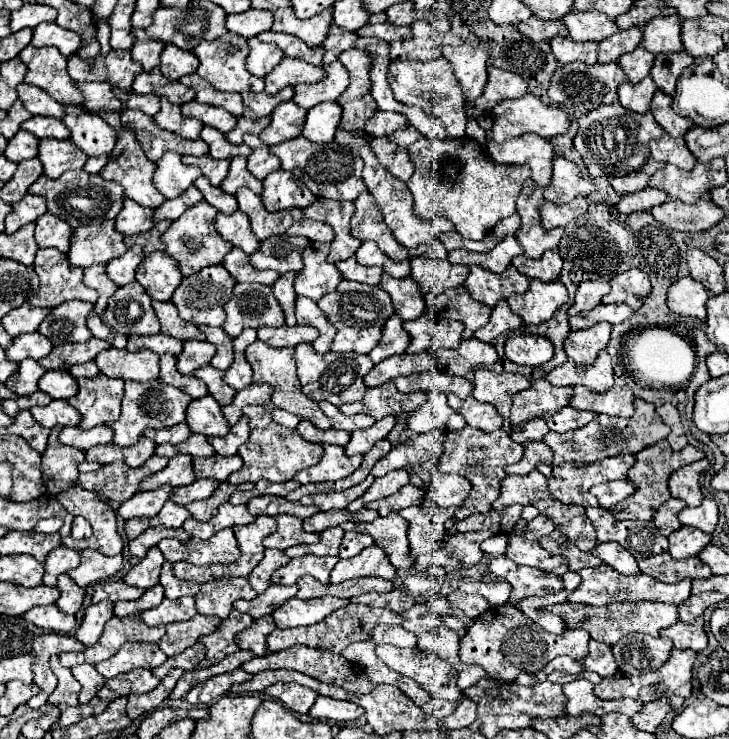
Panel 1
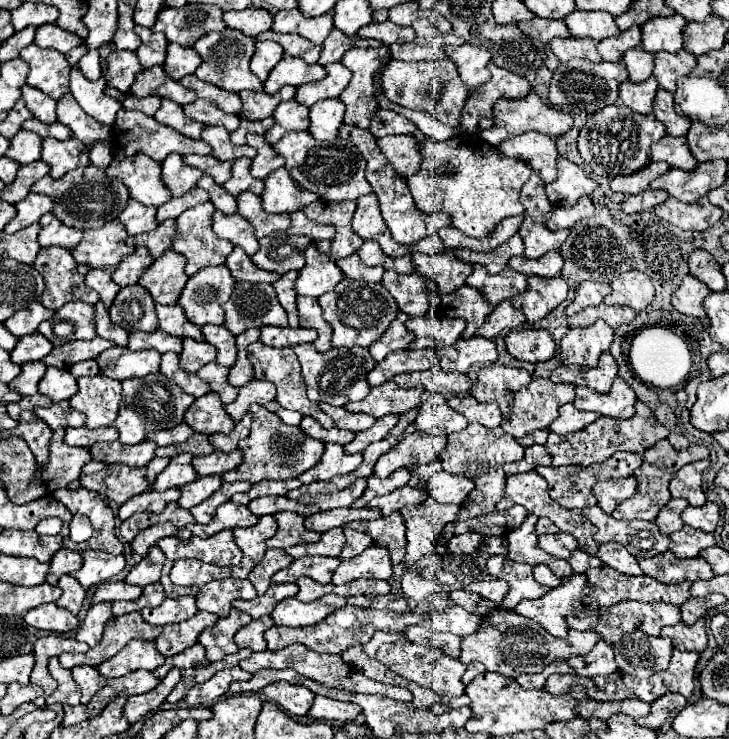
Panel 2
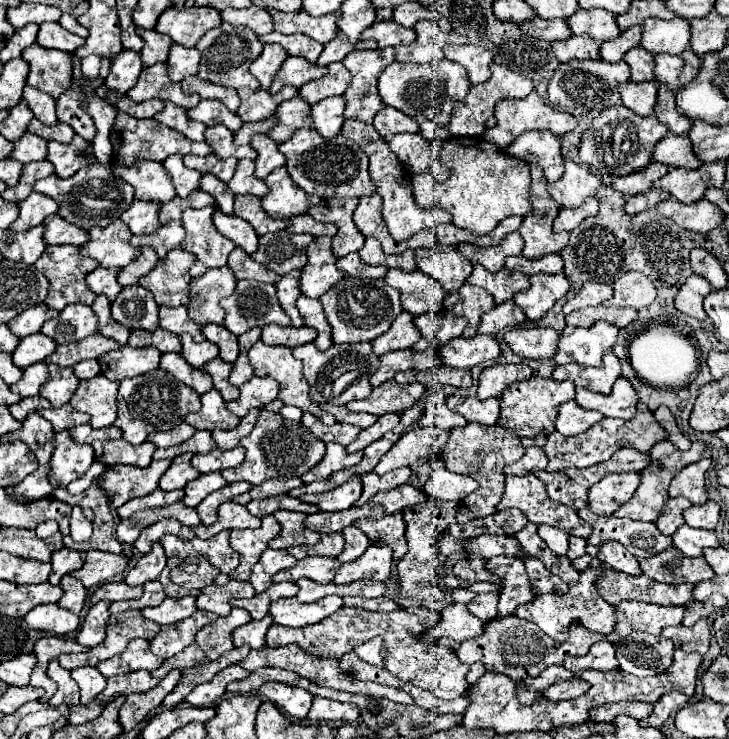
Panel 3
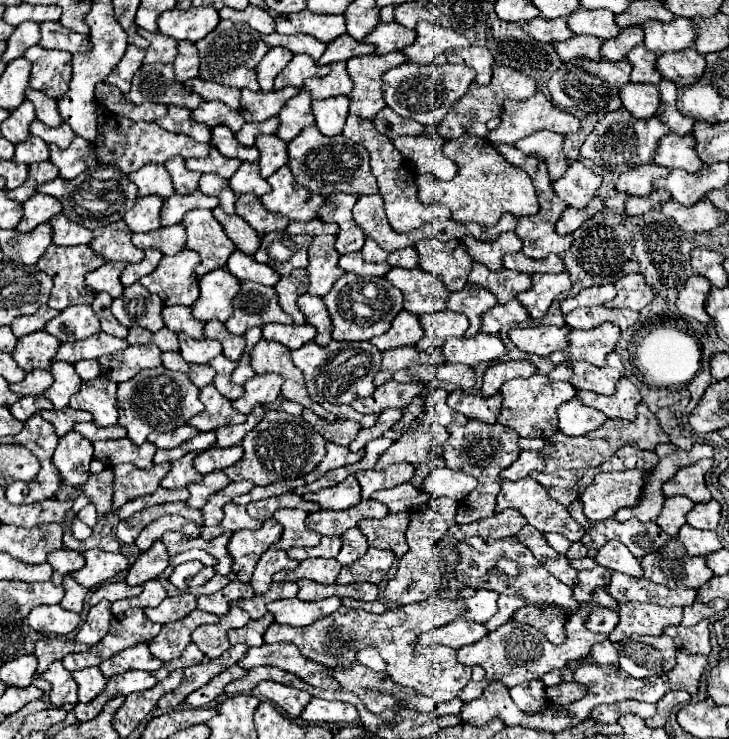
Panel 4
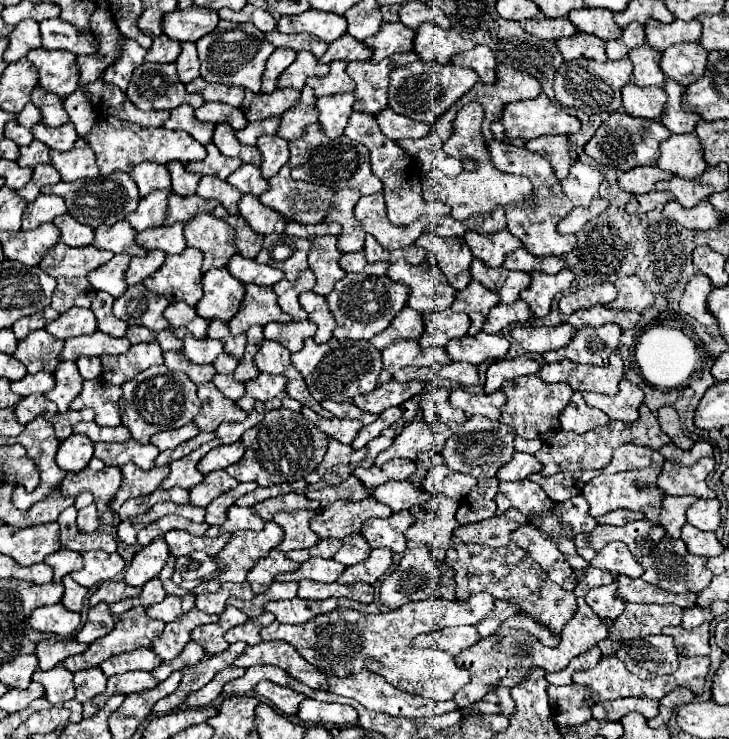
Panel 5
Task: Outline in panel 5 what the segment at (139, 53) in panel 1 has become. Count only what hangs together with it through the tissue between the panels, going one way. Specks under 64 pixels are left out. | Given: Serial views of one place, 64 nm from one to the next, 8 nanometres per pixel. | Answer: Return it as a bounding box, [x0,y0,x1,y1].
[146,34,180,62]

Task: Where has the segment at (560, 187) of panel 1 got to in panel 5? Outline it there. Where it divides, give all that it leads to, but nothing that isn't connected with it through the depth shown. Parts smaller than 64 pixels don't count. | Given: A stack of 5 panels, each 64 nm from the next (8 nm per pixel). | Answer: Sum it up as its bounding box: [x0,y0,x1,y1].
[562,162,604,206]

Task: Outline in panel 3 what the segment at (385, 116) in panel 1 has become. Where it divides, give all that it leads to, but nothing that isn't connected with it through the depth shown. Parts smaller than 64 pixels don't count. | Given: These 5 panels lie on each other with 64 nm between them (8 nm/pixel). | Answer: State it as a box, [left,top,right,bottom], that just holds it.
[374,106,420,140]

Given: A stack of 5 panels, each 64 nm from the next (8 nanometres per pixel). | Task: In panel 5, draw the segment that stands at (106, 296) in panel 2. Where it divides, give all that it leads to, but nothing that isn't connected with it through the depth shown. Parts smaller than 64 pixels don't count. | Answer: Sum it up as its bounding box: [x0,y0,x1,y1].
[88,254,130,298]

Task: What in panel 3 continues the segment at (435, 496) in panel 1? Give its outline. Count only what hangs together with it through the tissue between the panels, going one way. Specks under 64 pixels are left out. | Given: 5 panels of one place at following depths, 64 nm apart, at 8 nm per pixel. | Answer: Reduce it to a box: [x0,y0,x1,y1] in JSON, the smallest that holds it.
[426,468,476,502]

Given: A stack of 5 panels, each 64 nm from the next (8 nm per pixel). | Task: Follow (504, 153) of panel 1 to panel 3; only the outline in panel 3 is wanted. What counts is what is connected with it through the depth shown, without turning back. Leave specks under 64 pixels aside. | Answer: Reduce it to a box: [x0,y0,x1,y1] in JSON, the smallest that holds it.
[506,130,564,182]

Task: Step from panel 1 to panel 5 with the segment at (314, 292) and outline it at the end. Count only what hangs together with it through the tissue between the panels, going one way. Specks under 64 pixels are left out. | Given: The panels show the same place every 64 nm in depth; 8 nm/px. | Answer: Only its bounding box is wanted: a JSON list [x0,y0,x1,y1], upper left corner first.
[308,236,346,296]

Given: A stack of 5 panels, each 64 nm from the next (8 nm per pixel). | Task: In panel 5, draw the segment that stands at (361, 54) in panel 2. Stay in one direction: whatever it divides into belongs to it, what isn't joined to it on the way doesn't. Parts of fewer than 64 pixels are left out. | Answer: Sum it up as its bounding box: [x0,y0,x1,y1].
[346,52,418,114]

